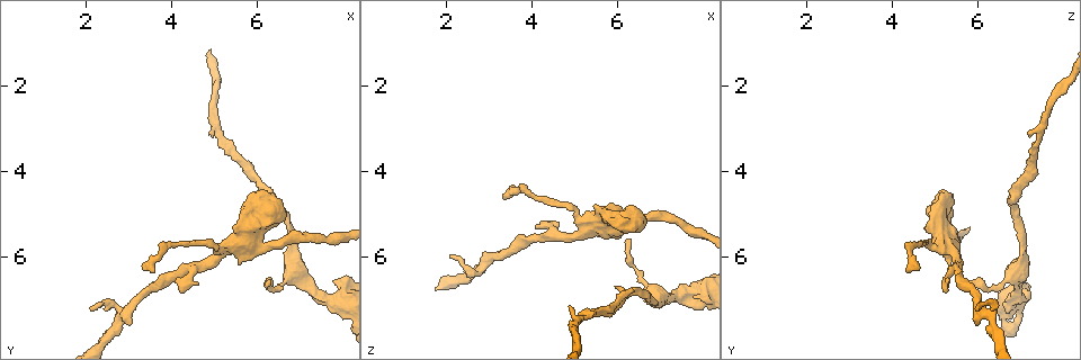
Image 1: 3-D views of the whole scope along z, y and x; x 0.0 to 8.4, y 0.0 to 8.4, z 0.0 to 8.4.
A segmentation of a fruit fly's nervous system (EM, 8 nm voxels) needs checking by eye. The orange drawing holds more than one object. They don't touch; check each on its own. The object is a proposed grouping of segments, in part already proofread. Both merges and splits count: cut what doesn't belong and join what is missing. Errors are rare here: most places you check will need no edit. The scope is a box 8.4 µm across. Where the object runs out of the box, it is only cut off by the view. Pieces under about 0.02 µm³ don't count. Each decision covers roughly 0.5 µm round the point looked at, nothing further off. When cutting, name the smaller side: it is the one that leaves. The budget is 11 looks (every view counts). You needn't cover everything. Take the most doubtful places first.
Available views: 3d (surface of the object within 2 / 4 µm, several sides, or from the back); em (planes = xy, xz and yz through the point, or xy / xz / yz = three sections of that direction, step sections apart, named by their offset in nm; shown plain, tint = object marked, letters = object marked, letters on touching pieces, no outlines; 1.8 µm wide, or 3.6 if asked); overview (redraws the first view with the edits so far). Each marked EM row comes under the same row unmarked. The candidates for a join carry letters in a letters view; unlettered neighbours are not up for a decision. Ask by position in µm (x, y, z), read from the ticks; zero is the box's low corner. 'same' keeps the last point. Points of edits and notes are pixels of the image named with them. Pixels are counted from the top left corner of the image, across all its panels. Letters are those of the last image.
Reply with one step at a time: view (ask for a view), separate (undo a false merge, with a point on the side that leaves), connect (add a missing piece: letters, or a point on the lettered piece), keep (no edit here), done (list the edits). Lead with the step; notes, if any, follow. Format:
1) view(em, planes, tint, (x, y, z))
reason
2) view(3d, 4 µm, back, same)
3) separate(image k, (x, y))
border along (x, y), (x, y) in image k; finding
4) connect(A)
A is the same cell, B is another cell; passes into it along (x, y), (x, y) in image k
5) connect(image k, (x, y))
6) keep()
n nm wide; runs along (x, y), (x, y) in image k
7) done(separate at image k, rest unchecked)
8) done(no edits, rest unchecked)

view(3d, 2 µm, (5.75, 5.50, 5.15))
small branch off a trunk

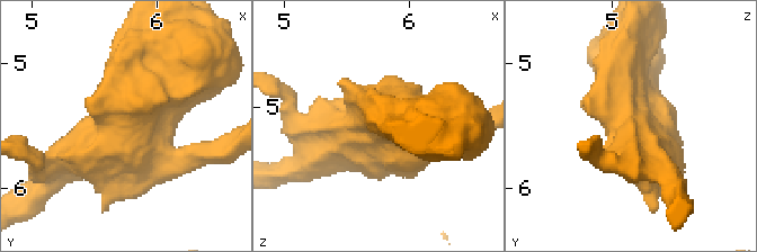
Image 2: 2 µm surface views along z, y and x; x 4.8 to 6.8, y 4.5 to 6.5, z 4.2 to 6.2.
view(em, planes, letters, (5.78, 5.48, 5.14))
4 arms; need the tissue

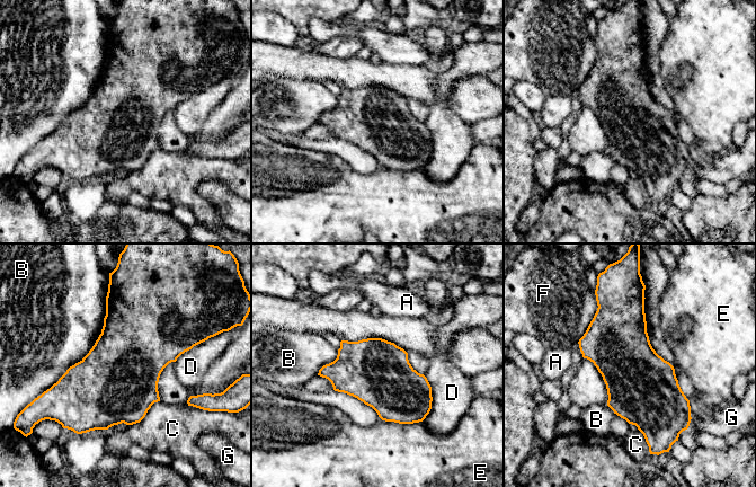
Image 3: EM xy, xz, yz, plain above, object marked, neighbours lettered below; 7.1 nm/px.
keep()
480 nm wide; A, B, C, D, E, F and G are other cells; border along (159, 400), (139, 422), (129, 425) in image 3; continuous, no second neuron

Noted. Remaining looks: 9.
view(3d, 4 µm, (2.10, 7.20, 6.00))
an open end

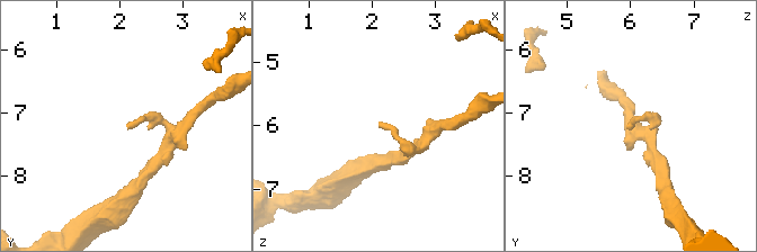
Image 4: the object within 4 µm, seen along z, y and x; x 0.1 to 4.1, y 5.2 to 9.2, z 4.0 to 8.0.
view(em, planes, letters, (2.05, 7.15, 5.95))
need the tissue

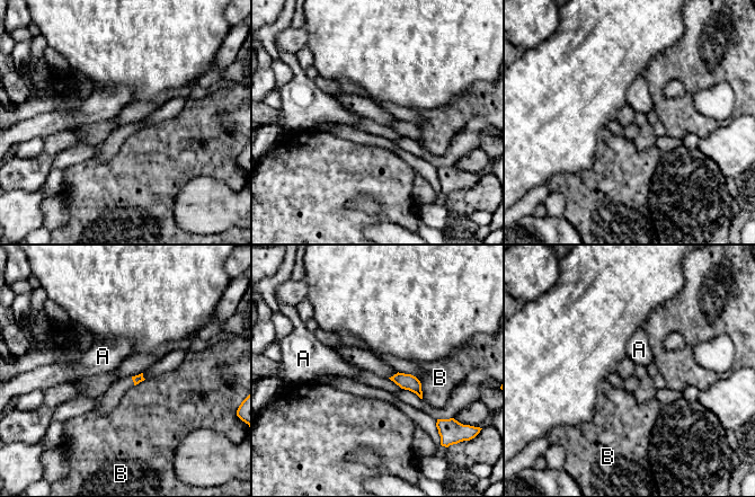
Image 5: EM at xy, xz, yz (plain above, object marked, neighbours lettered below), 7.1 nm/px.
keep()
A and B are other cells; no lettered piece goes on from it

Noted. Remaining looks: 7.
view(3d, 4 µm, (4.20, 6.80, 5.20))
free end

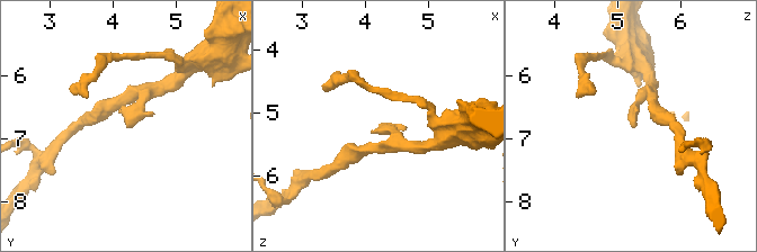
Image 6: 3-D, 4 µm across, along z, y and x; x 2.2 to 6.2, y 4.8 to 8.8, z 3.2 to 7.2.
view(em, planes, letters, (4.25, 6.75, 5.20))
now the EM

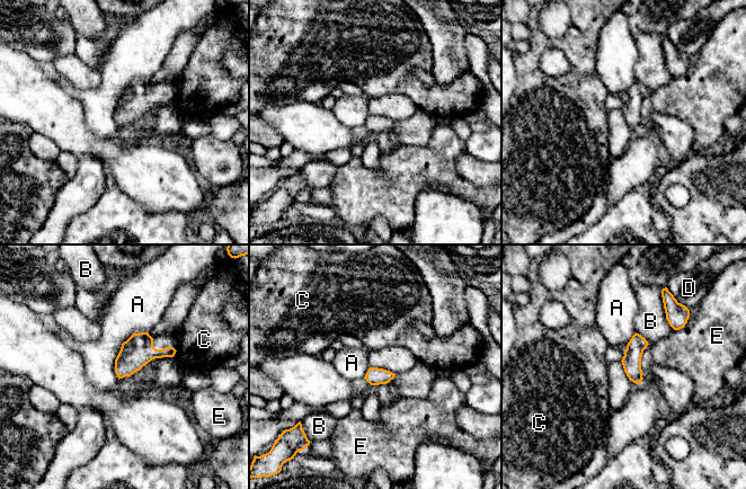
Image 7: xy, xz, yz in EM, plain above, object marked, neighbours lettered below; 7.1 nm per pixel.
keep()
A, B, C, D and E are other cells; border along (148, 331), (122, 344), (117, 379) in image 7; none of them fits

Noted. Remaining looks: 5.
view(3d, 4 µm, (7.75, 7.00, 6.80))
calibre changes

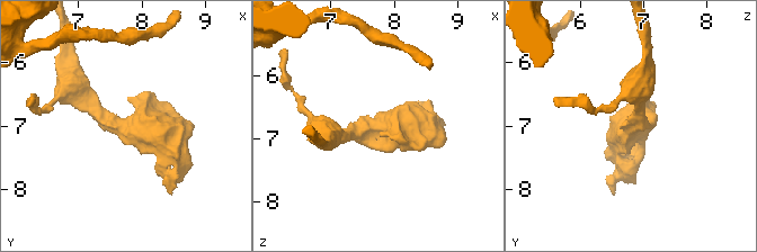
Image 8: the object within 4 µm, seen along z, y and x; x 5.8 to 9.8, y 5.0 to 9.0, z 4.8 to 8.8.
view(em, 3.6 µm, planes, letters, (7.75, 7.05, 6.75))

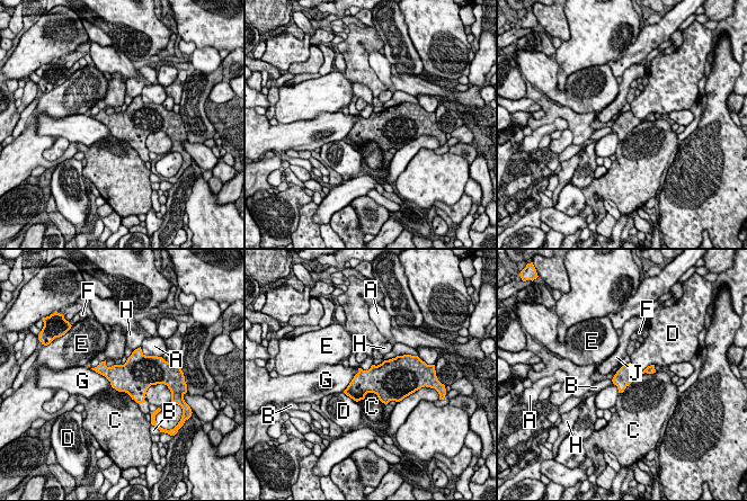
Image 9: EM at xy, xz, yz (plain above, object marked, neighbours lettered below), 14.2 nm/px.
keep()
A, B, C, D, E, F, G, H and J are other cells; border along (88, 365), (101, 374), (112, 385) in image 9; one neuron here

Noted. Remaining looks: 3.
done(no edits, rest unchecked)

